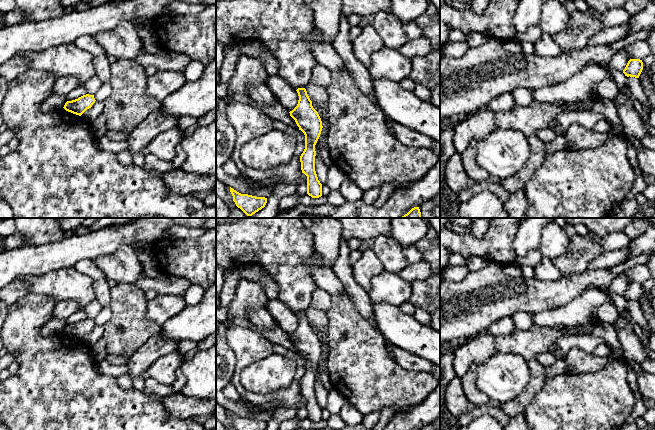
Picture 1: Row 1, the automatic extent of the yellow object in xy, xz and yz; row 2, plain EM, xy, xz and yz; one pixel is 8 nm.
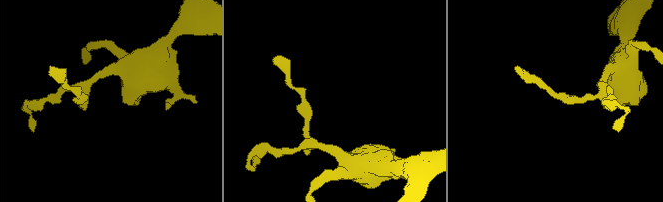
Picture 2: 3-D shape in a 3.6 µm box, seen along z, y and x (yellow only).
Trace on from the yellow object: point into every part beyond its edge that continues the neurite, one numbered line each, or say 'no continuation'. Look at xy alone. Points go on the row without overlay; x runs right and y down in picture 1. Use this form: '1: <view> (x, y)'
no continuation

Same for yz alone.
no continuation

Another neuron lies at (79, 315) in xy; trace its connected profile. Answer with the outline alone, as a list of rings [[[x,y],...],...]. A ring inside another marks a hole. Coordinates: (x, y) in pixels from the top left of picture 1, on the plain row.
[[[78,310],[66,319],[66,322],[67,325],[72,325],[86,318],[88,318],[86,312],[84,310]]]

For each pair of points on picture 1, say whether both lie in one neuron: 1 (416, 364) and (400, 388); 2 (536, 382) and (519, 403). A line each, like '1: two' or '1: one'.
1: two
2: one

